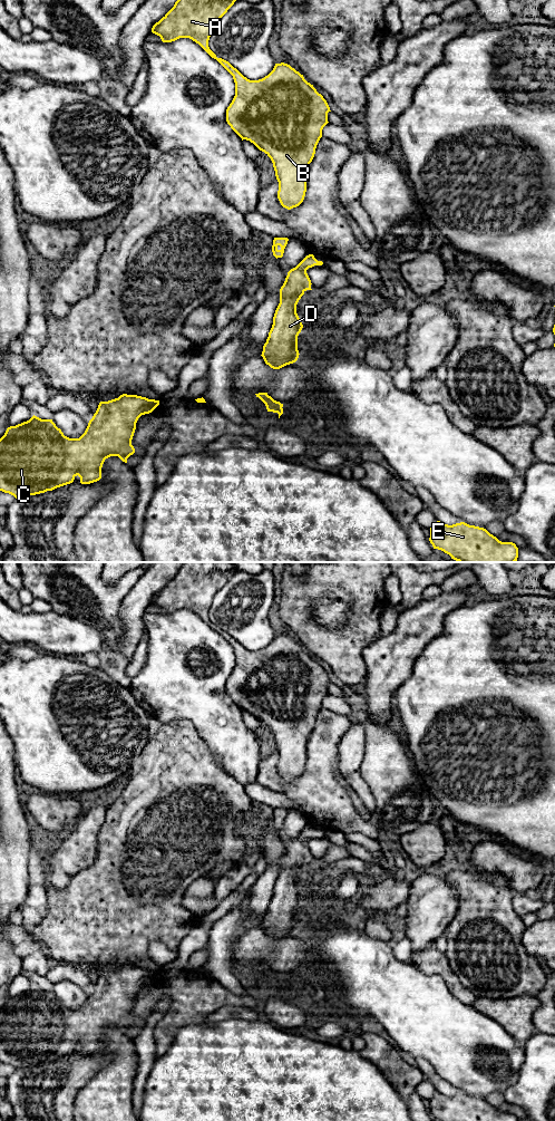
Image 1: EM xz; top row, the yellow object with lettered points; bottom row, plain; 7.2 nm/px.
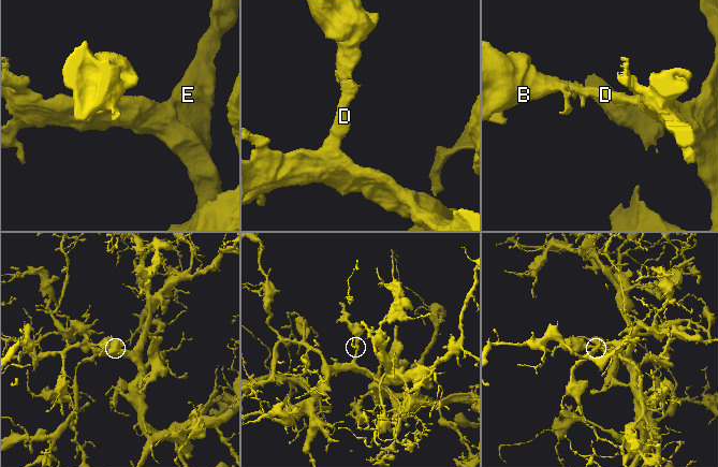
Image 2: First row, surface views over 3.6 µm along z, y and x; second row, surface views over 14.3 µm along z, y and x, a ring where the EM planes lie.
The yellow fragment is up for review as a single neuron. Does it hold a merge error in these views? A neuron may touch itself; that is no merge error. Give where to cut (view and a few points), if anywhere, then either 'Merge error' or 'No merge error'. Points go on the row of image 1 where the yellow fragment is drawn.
No split. No merge error

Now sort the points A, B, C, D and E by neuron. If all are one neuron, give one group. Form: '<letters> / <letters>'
A B C D E

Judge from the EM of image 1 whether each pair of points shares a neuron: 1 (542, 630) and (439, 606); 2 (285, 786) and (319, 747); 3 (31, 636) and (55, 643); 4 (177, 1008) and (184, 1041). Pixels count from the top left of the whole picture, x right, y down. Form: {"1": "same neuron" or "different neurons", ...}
{"1": "different neurons", "2": "same neuron", "3": "same neuron", "4": "different neurons"}

